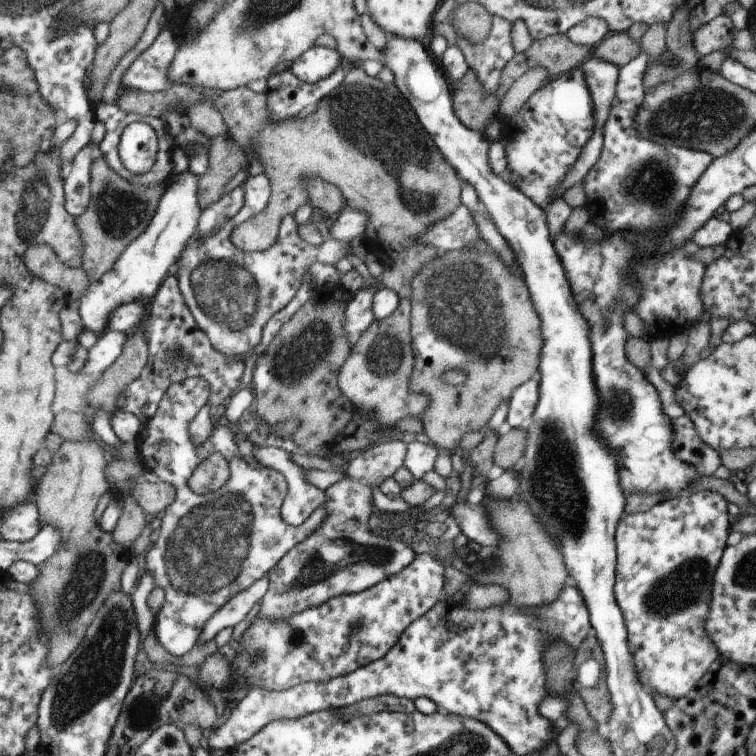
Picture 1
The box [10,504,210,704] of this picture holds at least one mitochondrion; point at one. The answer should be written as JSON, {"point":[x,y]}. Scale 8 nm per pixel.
{"point":[86,582]}

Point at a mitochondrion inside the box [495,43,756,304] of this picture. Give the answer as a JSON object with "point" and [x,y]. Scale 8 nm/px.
{"point":[705,113]}

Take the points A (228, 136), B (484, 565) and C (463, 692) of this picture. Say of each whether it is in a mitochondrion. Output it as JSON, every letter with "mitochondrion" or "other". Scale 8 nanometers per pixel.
{"A":"other","B":"other","C":"other"}

